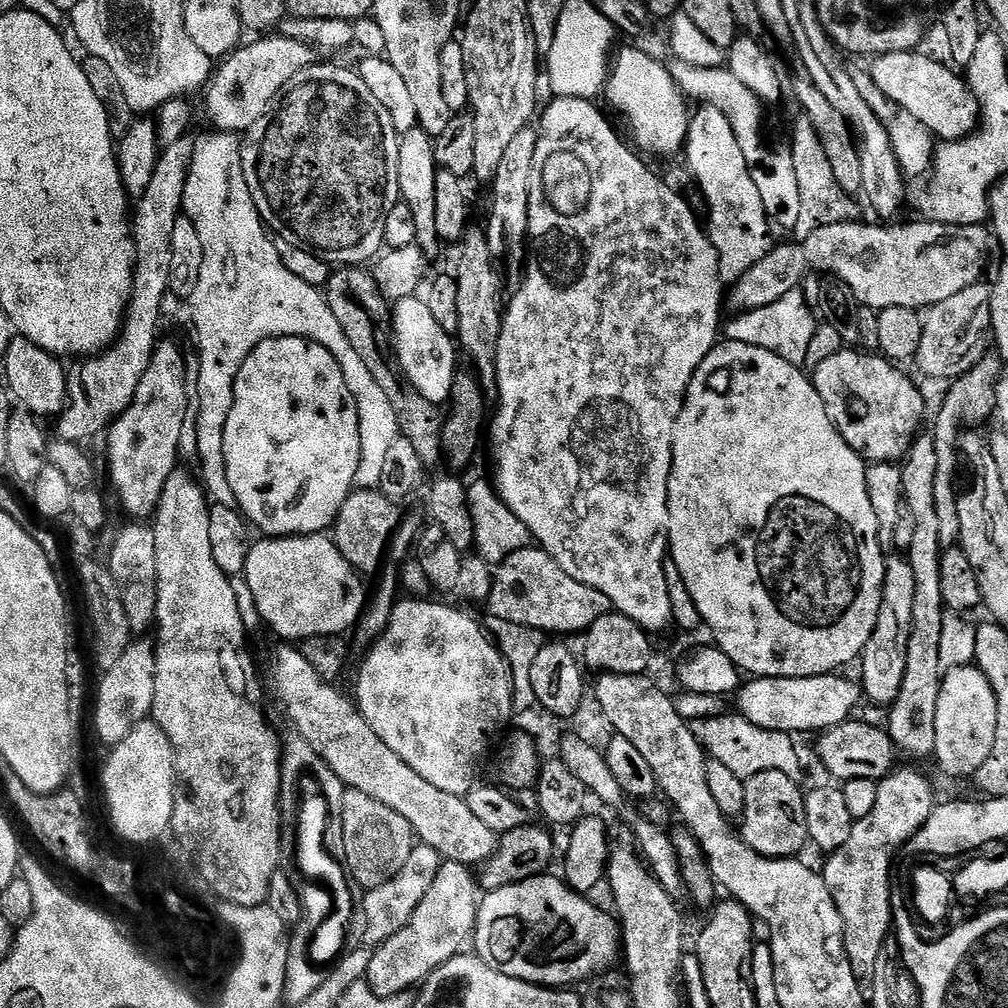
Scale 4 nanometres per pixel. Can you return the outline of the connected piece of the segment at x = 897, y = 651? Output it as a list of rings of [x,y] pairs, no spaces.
[[[889,555],[885,562],[885,585],[880,588],[880,609],[874,634],[866,642],[862,653],[864,680],[862,692],[876,704],[890,706],[902,690],[902,678],[906,675],[906,650],[910,642],[912,615],[914,614],[914,570],[903,555]]]

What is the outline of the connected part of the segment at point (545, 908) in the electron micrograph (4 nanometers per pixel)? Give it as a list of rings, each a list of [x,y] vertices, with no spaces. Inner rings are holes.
[[[545,874],[543,876],[535,876],[529,880],[523,880],[517,884],[511,884],[505,888],[499,888],[493,892],[487,893],[479,901],[476,910],[476,931],[474,933],[474,944],[476,940],[475,955],[481,956],[491,968],[498,970],[502,974],[506,974],[510,978],[518,978],[522,982],[530,982],[531,984],[539,984],[542,988],[563,989],[565,986],[576,986],[579,980],[584,980],[592,971],[600,972],[603,968],[608,968],[612,964],[612,959],[617,959],[618,953],[622,948],[622,933],[618,927],[617,921],[611,915],[607,916],[600,908],[595,908],[591,904],[587,895],[581,894],[568,887],[559,875]]]

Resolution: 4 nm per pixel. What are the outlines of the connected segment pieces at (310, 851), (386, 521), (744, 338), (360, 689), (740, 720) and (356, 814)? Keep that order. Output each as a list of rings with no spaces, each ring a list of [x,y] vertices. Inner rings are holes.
[[[312,776],[304,777],[306,778],[300,782],[300,792],[303,796],[298,816],[298,832],[296,834],[298,864],[301,868],[299,871],[305,878],[330,882],[332,888],[336,890],[336,898],[338,898],[338,914],[328,924],[325,924],[324,931],[321,933],[322,938],[316,938],[316,942],[314,942],[316,960],[319,960],[322,966],[328,966],[335,963],[343,951],[344,946],[342,944],[346,936],[346,926],[352,912],[354,914],[354,900],[352,904],[352,890],[344,890],[344,884],[342,884],[342,881],[348,878],[343,865],[330,856],[324,844],[328,830],[328,819],[331,819],[332,813],[327,806],[326,799],[320,793],[317,779]]]
[[[361,488],[354,490],[346,498],[342,510],[336,515],[334,541],[342,558],[360,574],[372,572],[380,564],[380,551],[385,551],[395,531],[402,523],[401,505],[386,498],[378,490]]]
[[[801,289],[790,291],[770,306],[753,308],[737,315],[740,317],[729,324],[727,321],[727,339],[770,350],[770,354],[778,354],[778,358],[786,358],[786,362],[797,366],[803,365],[807,358],[807,348],[818,327],[818,320],[812,317],[812,310],[802,293]]]
[[[428,598],[408,599],[412,600],[401,599],[392,609],[392,617],[388,627],[384,629],[384,634],[376,637],[374,643],[367,649],[368,657],[361,662],[360,673],[356,676],[354,703],[360,709],[362,718],[366,718],[370,730],[374,730],[374,734],[378,734],[378,738],[382,738],[382,742],[386,742],[386,746],[390,746],[390,750],[394,750],[394,754],[398,754],[398,758],[402,758],[402,762],[406,762],[406,766],[410,766],[410,770],[418,774],[418,778],[426,778],[430,786],[438,786],[438,790],[446,790],[446,794],[467,797],[470,789],[477,783],[476,771],[479,770],[492,739],[513,719],[512,672],[491,635],[481,625],[480,629],[466,613],[459,612],[456,608],[447,608],[444,604],[431,604],[430,601],[424,600]]]
[[[739,714],[697,718],[691,721],[690,727],[705,753],[726,766],[726,770],[734,770],[736,776],[747,778],[766,770],[782,770],[793,778],[799,777],[800,756],[789,733],[759,728]]]
[[[353,788],[347,789],[342,798],[342,808],[338,813],[340,828],[344,831],[343,863],[350,873],[351,879],[367,890],[374,886],[382,886],[406,866],[406,858],[410,858],[414,847],[414,833],[410,822],[402,818],[402,814],[394,814],[390,806],[382,806],[370,798],[370,794],[362,794]]]

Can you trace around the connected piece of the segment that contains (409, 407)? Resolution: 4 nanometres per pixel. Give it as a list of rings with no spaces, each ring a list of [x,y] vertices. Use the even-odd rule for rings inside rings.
[[[344,266],[329,275],[326,295],[330,310],[334,310],[334,318],[338,318],[338,326],[342,326],[342,334],[350,338],[350,346],[366,362],[366,370],[374,374],[374,382],[382,386],[386,398],[390,398],[390,406],[394,406],[394,414],[398,418],[400,435],[405,436],[418,452],[418,458],[425,466],[432,466],[436,456],[442,452],[442,430],[446,419],[441,405],[422,398],[415,388],[404,379],[400,371],[400,361],[394,351],[392,334],[392,308],[390,301],[378,290],[378,282],[371,271],[360,266]]]

